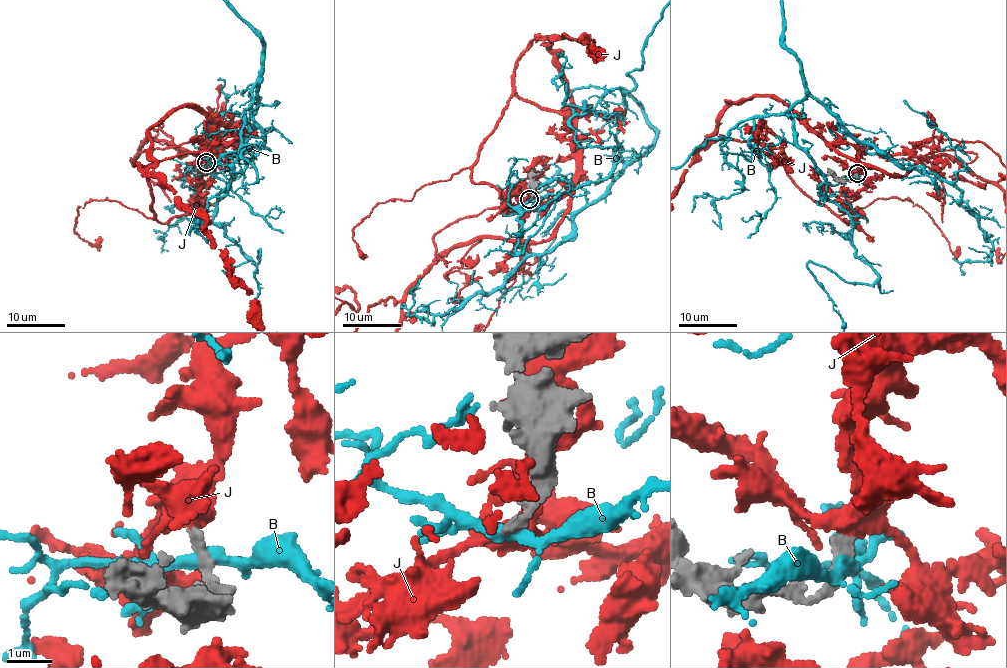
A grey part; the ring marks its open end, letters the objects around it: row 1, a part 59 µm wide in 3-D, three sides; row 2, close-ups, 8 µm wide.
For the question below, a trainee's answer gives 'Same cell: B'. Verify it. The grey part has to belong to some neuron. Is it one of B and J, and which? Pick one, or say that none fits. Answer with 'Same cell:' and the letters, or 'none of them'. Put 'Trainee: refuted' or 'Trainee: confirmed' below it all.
Same cell: J
Trainee: refuted

